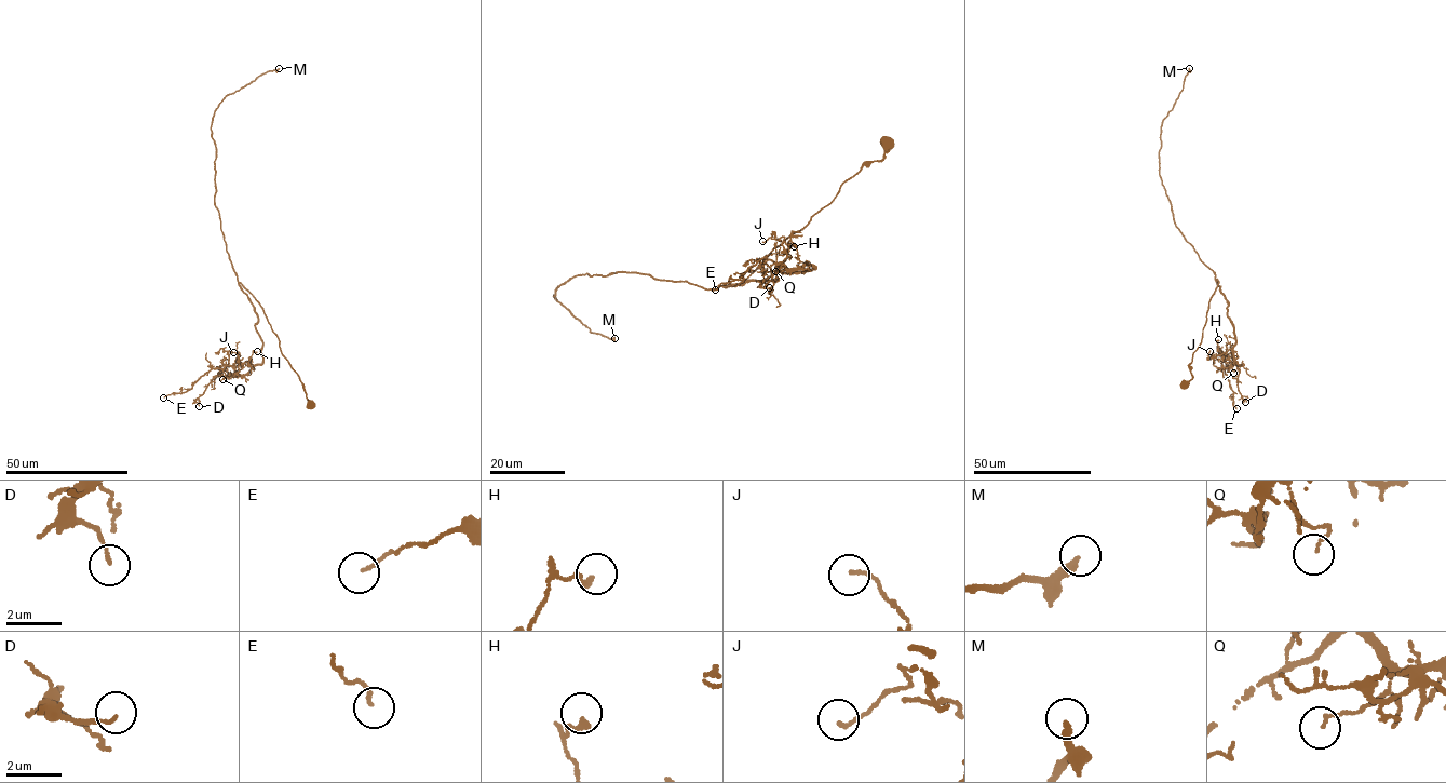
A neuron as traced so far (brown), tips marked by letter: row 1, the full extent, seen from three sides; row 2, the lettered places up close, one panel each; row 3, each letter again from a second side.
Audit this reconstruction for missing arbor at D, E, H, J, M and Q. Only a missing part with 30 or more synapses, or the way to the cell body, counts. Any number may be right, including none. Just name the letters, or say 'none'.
M

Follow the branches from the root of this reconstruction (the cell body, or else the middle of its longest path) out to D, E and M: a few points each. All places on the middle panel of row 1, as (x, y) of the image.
D: (889, 144), (882, 159), (861, 167), (752, 273), (724, 286), (815, 267), (782, 267), (760, 285), (769, 287)
E: (889, 144), (882, 159), (861, 167), (752, 273), (724, 286), (815, 267), (788, 269), (764, 257), (715, 289)
M: (889, 144), (733, 286), (621, 271), (555, 288), (591, 333), (615, 338)

